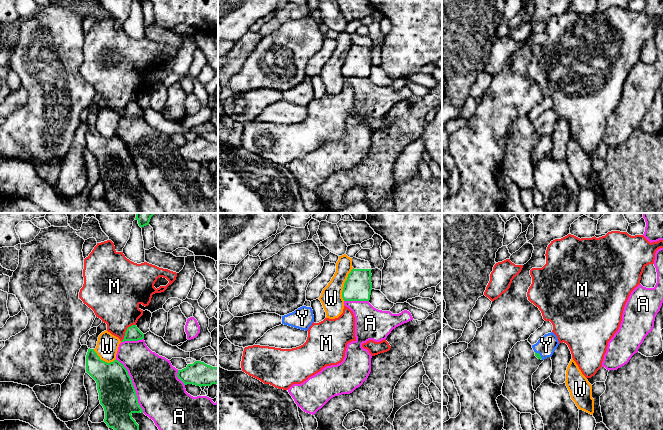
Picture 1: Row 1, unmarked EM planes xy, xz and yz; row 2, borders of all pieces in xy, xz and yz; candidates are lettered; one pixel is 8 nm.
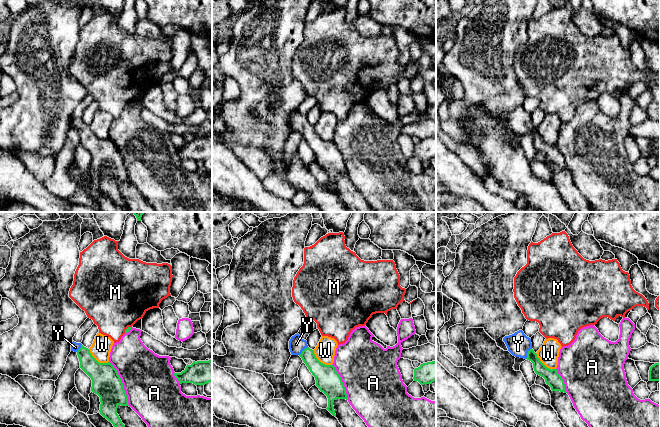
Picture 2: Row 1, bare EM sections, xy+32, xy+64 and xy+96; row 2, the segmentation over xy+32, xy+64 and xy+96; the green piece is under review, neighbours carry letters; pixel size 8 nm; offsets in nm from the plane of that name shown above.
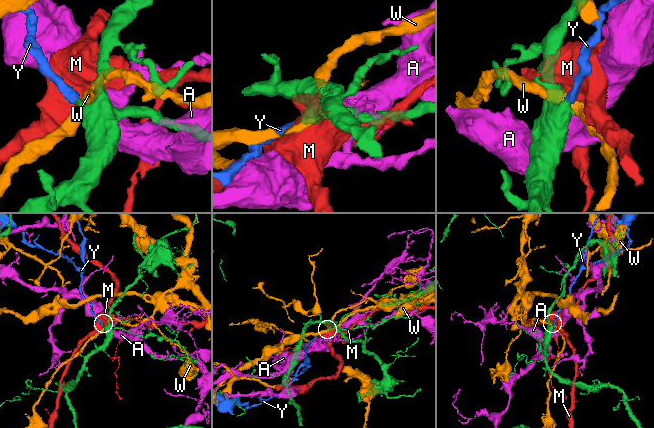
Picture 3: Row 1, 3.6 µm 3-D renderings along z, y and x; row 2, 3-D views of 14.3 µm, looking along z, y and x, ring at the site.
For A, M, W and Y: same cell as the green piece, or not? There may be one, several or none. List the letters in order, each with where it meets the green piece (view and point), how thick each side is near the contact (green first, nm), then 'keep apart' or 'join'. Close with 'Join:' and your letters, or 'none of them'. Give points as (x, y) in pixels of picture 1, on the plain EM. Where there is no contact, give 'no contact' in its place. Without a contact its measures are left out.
A: contact xy (132, 161); calibres 300 and 380 nm; keep apart
M: contact xy (126, 107); calibres 120 and 360 nm; keep apart
W: contact xz (344, 60); calibres 220 and 180 nm; keep apart
Y: contact yz (539, 131); calibres 40 and 160 nm; join
Join: Y

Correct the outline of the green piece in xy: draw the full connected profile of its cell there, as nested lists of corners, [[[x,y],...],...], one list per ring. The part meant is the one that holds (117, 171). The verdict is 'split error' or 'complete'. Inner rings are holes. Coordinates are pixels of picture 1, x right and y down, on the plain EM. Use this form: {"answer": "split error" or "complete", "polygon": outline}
{"answer": "complete", "polygon": [[[88,125],[86,131],[86,148],[96,157],[100,180],[105,187],[104,198],[113,204],[120,213],[141,213],[139,201],[132,194],[132,189],[143,189],[138,179],[135,164],[127,145],[118,136],[107,139],[100,135],[94,125]]]}

